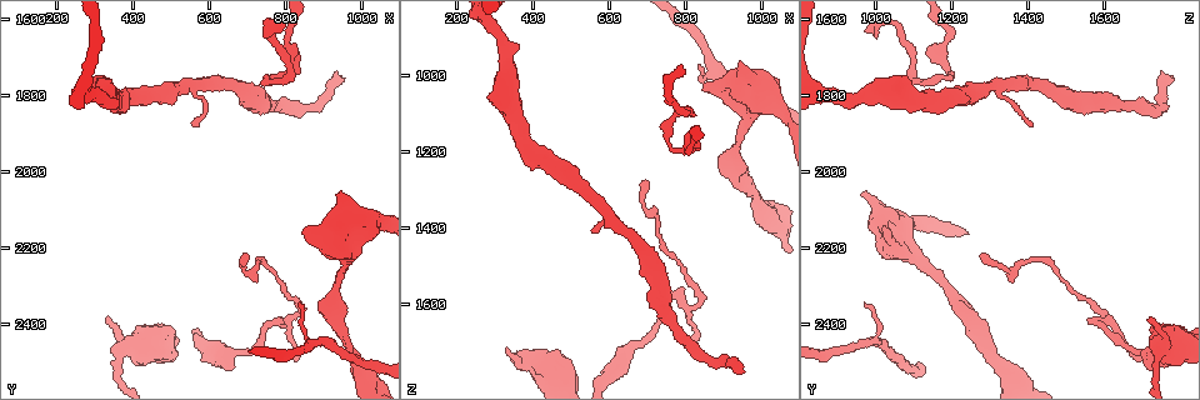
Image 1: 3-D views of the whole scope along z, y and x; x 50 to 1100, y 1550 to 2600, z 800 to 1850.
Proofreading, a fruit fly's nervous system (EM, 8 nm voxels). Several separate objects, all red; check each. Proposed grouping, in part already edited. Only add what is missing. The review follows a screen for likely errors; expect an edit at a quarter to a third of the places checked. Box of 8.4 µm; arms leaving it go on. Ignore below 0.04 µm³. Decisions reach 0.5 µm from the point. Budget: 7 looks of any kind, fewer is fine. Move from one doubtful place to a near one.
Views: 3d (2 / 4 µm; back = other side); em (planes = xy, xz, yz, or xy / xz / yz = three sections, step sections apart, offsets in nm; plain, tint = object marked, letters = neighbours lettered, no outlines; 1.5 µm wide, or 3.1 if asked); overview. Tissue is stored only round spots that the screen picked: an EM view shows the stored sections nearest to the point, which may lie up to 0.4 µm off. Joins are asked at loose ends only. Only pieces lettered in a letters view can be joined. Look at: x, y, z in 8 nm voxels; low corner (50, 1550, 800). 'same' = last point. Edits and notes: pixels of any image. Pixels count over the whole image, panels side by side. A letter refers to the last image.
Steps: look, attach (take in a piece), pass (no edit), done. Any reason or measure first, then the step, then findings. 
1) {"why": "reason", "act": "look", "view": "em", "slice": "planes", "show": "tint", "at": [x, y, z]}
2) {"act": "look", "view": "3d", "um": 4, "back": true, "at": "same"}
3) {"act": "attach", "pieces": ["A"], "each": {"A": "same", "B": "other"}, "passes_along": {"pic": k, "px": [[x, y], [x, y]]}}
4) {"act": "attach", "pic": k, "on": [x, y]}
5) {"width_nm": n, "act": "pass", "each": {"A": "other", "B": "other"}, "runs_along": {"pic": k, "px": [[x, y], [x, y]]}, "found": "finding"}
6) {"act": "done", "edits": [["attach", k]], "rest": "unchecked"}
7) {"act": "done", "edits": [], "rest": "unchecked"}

{"act": "look", "view": "3d", "um": 2, "at": [950, 1745, 1780]}

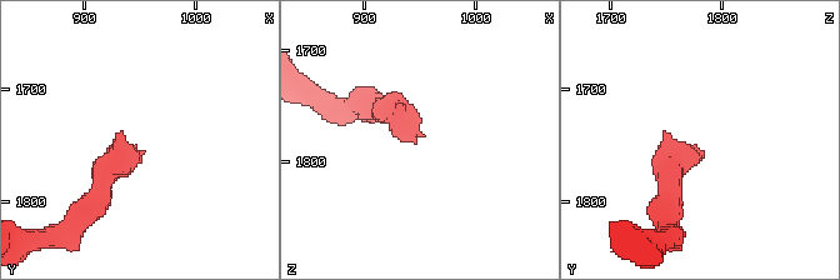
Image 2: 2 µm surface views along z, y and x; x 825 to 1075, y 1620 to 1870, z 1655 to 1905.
{"act": "look", "view": "em", "slice": "yz", "step": 8, "show": "letters", "at": [948, 1752, 1776]}

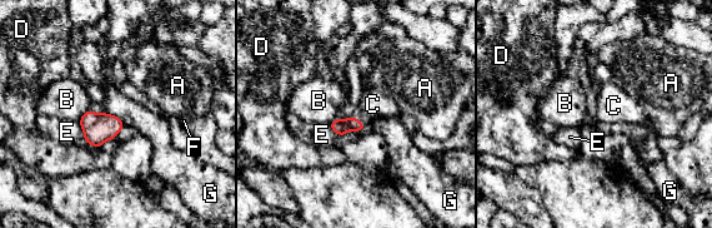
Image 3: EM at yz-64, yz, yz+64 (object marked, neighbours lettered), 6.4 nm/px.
{"width_nm": 100, "longest_contact_nm": ["G", 150], "act": "attach", "pieces": ["C"], "each": {"A": "other", "B": "other", "C": "same", "D": "other", "E": "other", "F": "other", "G": "other"}, "found": "it goes on there"}

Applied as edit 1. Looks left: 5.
{"why": "redraw", "act": "look", "view": "overview"}

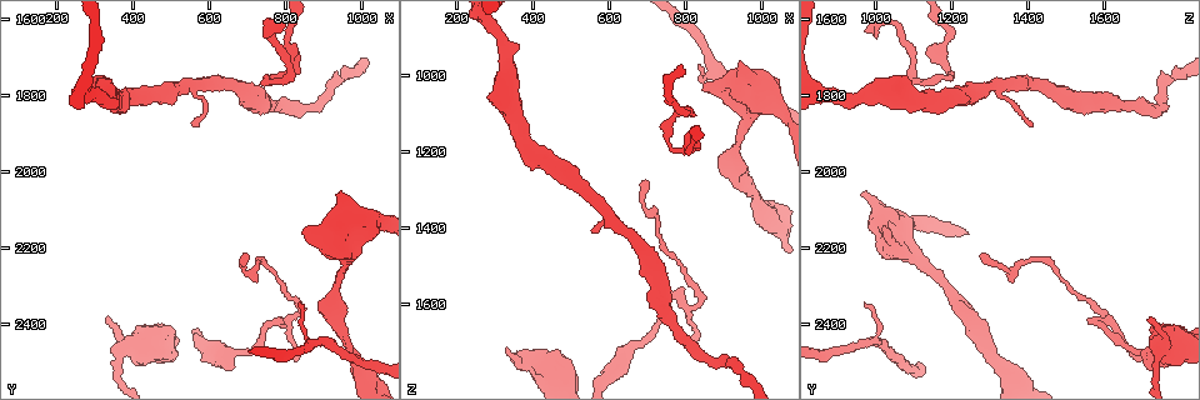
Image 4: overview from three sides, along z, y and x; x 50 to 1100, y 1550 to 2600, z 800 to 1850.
{"why": "free end", "act": "look", "view": "3d", "um": 4, "at": [940, 2060, 970]}

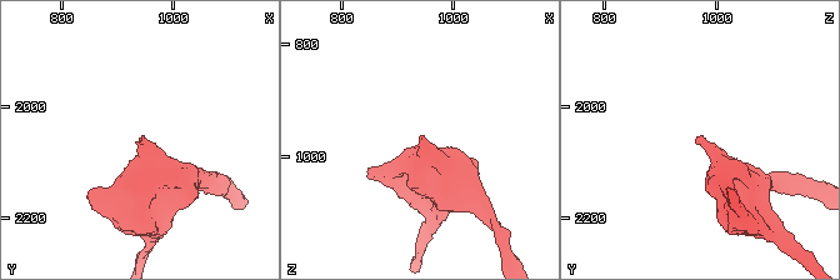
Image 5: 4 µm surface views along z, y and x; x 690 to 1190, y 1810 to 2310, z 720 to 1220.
{"act": "look", "view": "em", "slice": "planes", "show": "letters", "at": [945, 2055, 970]}

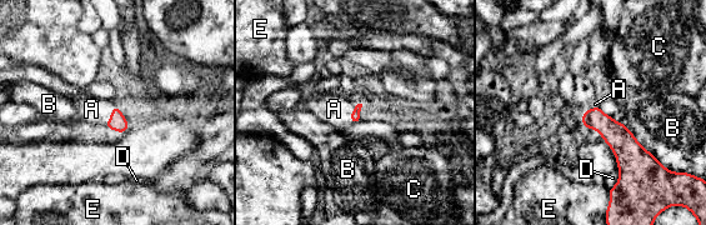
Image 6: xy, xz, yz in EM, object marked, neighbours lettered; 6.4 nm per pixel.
{"act": "attach", "pieces": ["A"], "each": {"A": "same", "B": "other", "C": "other", "D": "other", "E": "other"}, "passes_along": {"pic": 6, "px": [[118, 121], [111, 114], [91, 109]]}, "found": "the cell continues"}

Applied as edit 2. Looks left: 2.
{"act": "done", "edits": [["attach", 3], ["attach", 6]], "rest": "unchecked"}

